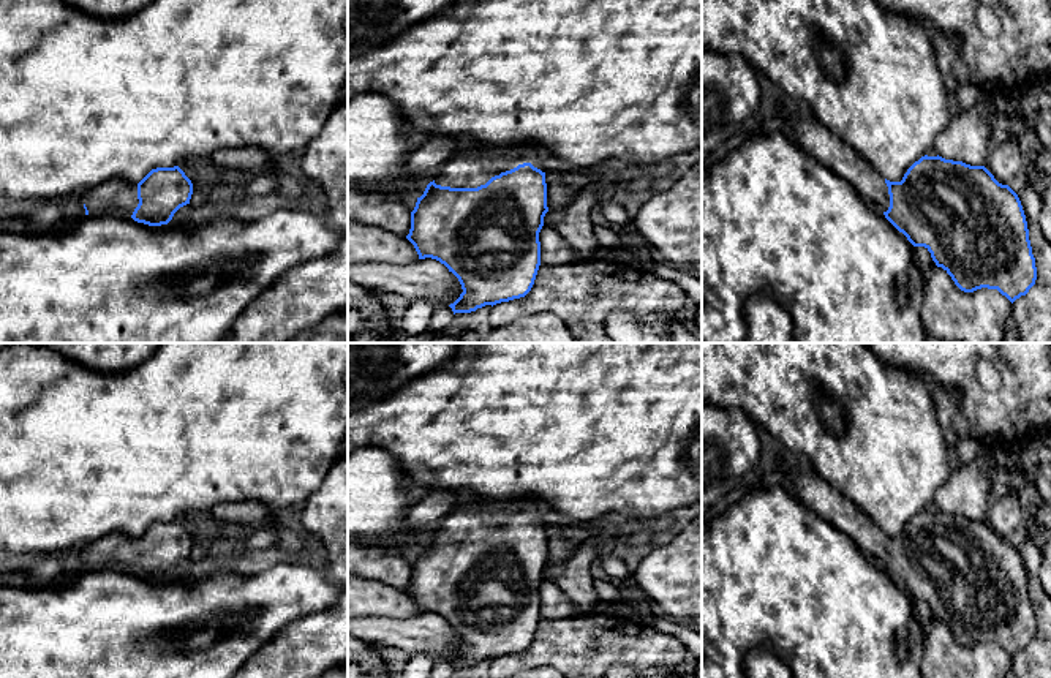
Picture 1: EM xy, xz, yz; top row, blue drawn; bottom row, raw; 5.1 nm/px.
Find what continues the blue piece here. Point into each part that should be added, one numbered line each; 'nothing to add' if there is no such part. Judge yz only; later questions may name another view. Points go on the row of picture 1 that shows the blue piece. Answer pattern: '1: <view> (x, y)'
1: yz (809, 135)

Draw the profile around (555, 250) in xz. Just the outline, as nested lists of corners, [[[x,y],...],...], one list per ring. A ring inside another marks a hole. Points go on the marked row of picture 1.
[[[542,226],[539,242],[542,266],[566,266],[582,261],[582,256],[574,251],[567,240],[550,226]]]

